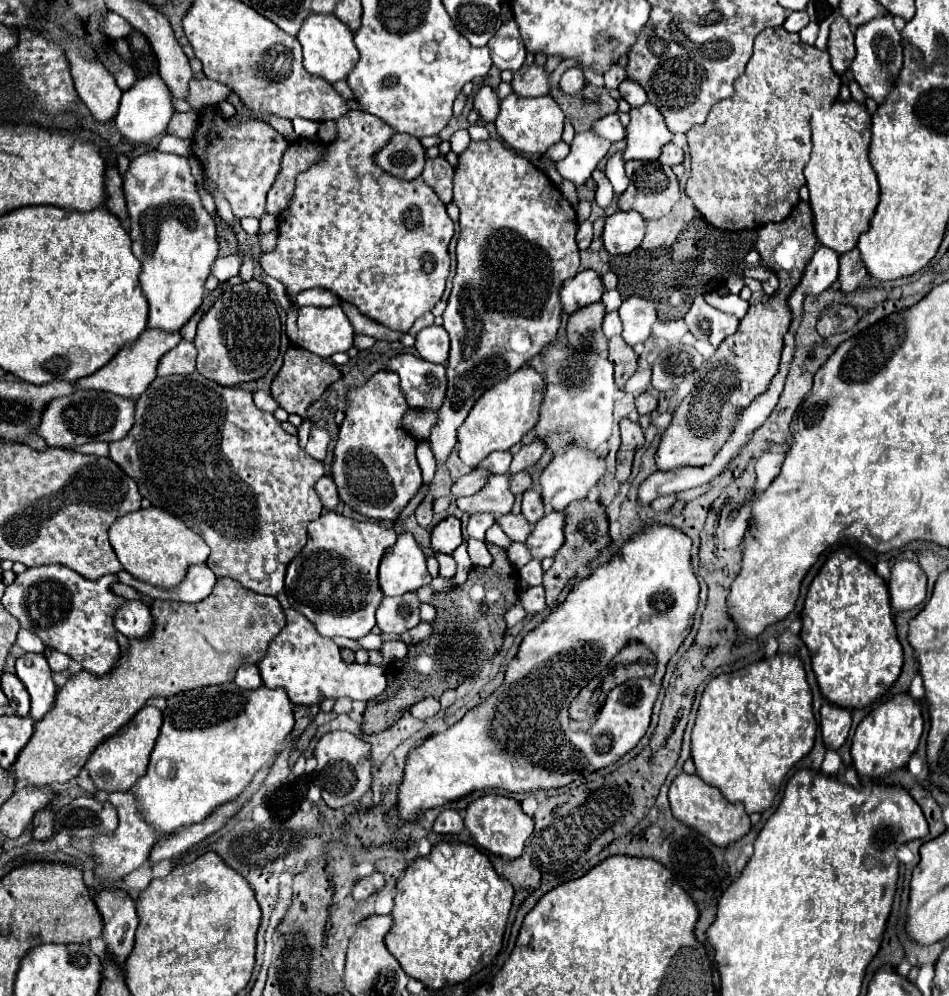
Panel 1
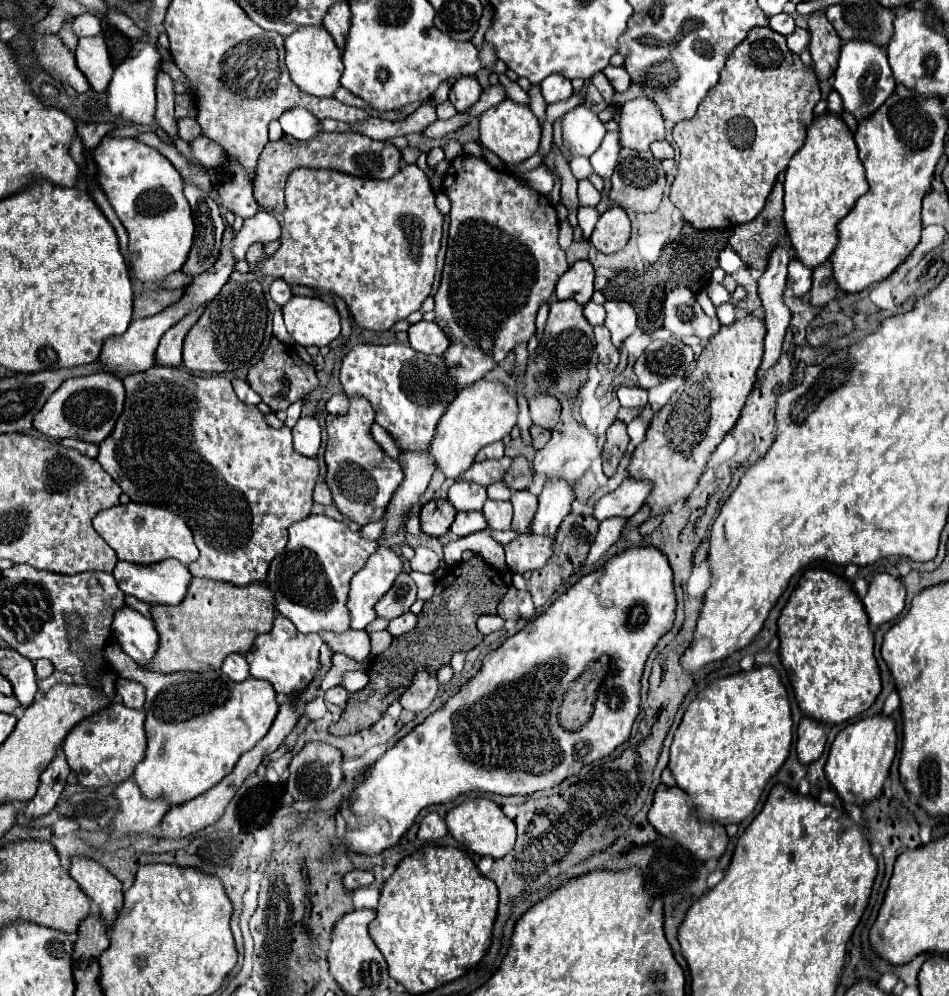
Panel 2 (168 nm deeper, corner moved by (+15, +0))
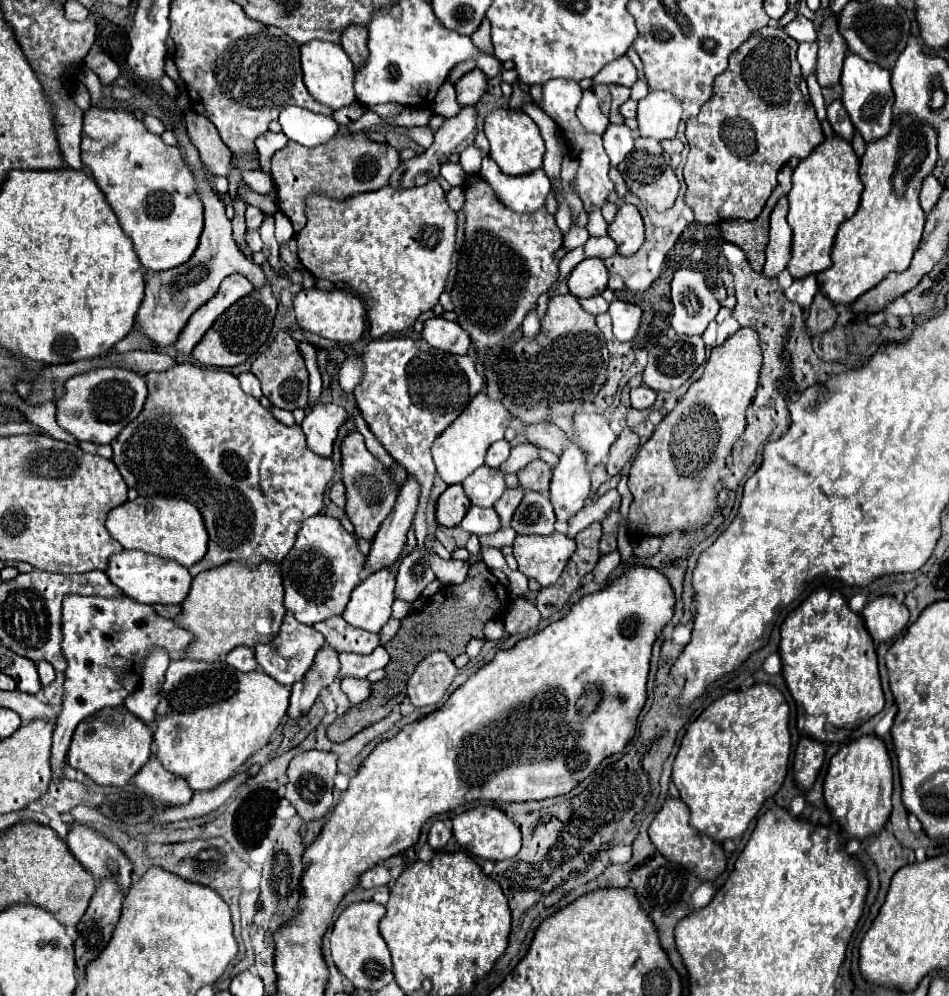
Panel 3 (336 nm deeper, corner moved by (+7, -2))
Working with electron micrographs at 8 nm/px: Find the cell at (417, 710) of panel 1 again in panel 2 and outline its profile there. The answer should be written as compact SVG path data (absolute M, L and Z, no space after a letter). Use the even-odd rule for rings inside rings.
M417 670L411 680L411 686L405 690L405 694L401 696L399 702L405 710L417 714L431 706L437 692L439 692L439 682L437 682L435 674L427 672L427 670Z

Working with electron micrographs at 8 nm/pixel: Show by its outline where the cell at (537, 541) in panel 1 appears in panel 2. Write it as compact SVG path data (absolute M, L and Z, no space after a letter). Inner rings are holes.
M551 478L545 482L543 492L539 494L539 508L537 514L533 518L531 524L531 534L541 534L541 536L555 536L559 524L563 522L563 518L571 512L571 502L575 500L575 488L571 482L567 482L565 478Z

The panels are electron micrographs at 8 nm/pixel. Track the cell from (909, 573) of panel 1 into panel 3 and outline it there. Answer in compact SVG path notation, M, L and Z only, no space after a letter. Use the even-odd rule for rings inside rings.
M885 594L871 600L863 608L861 616L865 620L871 638L879 642L889 642L891 638L895 638L897 634L903 632L903 628L909 622L907 606L893 594Z

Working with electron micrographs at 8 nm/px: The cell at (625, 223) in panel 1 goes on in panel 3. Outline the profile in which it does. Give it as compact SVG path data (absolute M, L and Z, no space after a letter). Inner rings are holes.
M623 204L609 224L609 238L617 242L621 256L635 254L643 244L643 218L633 204Z

